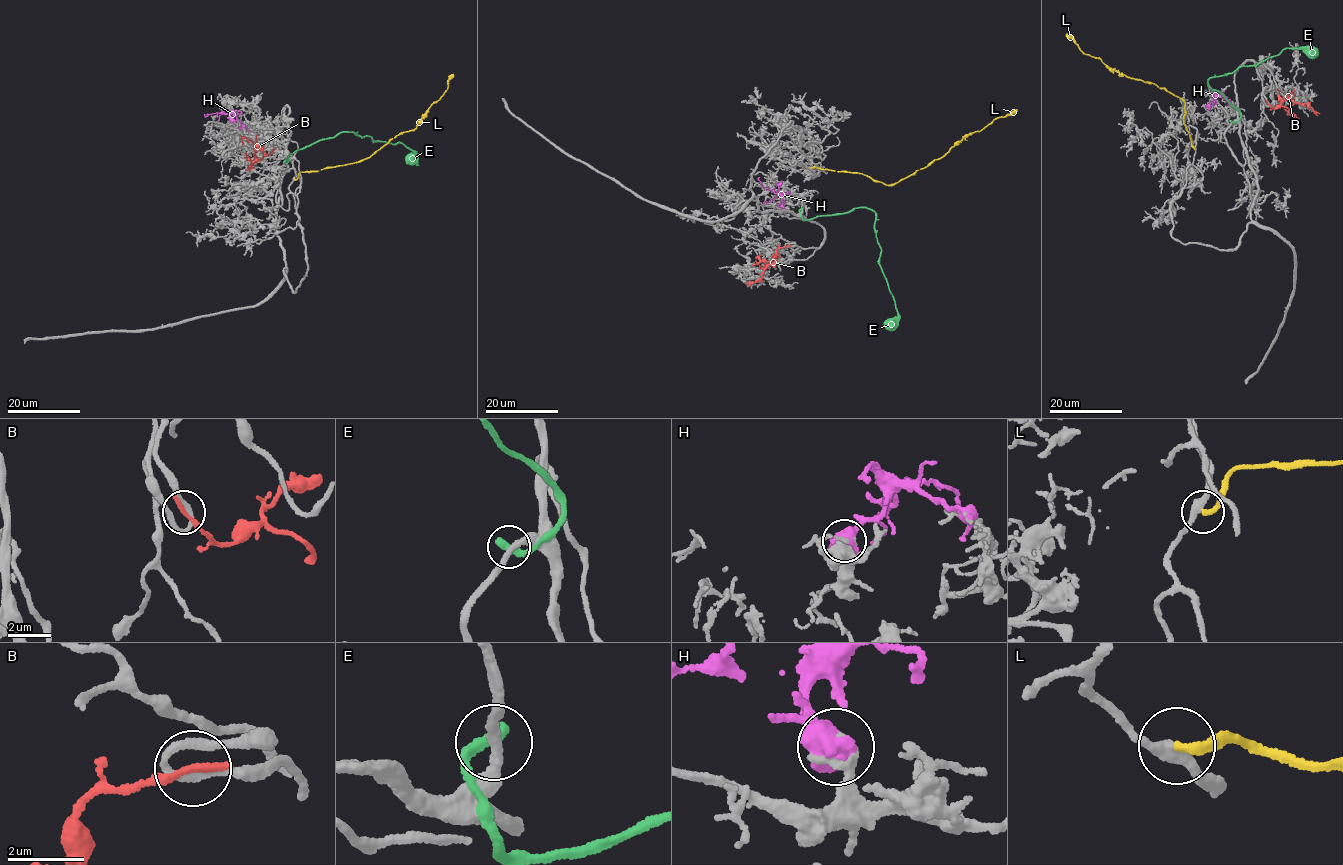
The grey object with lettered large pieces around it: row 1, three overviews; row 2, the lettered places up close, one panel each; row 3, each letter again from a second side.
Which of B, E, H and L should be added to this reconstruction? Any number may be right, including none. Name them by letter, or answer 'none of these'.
none of these

